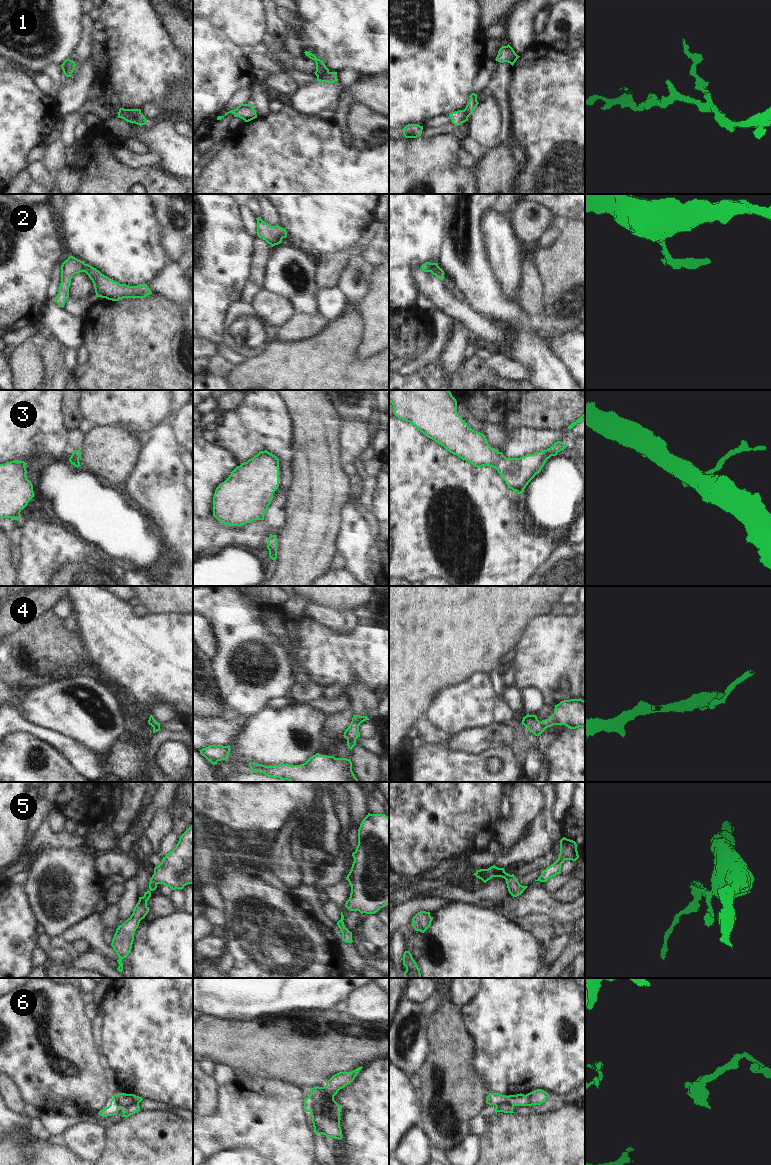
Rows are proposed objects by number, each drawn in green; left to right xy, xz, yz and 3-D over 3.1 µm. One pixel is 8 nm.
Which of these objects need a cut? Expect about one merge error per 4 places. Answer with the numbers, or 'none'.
1, 4, 6.

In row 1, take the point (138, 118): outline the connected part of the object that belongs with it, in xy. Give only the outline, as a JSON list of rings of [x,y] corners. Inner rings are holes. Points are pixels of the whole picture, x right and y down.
[[[126,109],[129,111],[133,118],[133,123],[137,125],[145,125],[147,123],[147,119],[145,116],[141,113],[141,109]]]

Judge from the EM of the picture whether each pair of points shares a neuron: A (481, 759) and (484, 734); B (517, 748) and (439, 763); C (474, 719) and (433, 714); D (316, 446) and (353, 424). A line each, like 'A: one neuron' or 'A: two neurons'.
A: two neurons
B: two neurons
C: one neuron
D: two neurons

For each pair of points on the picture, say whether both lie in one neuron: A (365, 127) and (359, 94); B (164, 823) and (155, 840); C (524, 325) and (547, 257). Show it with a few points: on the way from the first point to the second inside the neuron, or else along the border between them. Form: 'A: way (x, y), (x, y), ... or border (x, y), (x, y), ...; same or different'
A: border (378, 113), (354, 104), (346, 122); different
B: way (160, 827), (156, 831), (155, 836); same
C: border (537, 321), (543, 333); different

